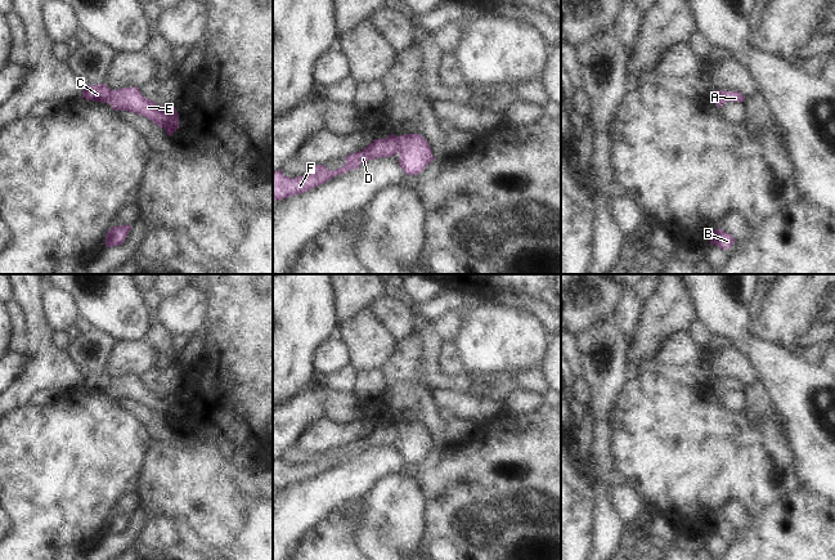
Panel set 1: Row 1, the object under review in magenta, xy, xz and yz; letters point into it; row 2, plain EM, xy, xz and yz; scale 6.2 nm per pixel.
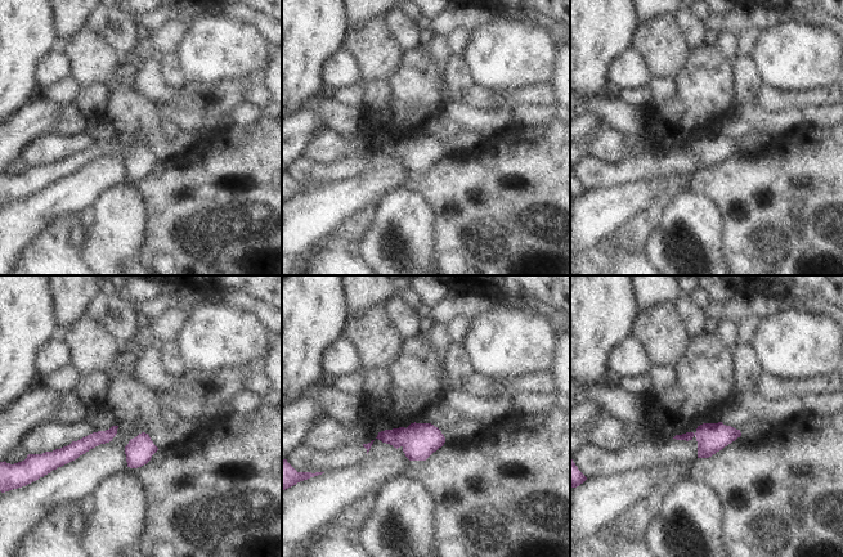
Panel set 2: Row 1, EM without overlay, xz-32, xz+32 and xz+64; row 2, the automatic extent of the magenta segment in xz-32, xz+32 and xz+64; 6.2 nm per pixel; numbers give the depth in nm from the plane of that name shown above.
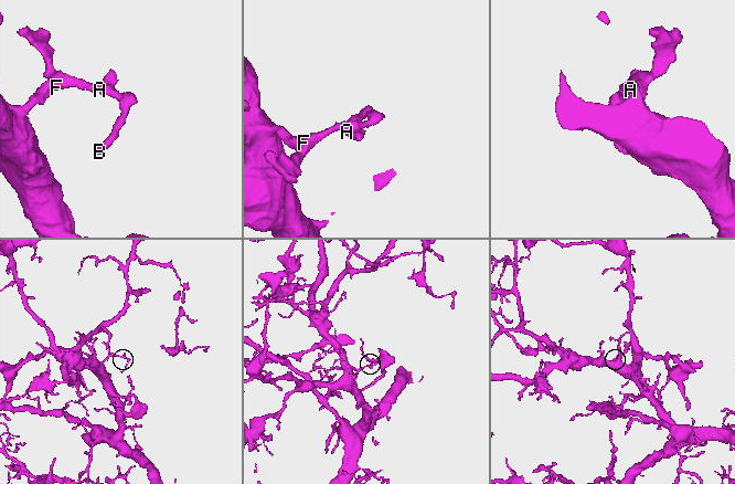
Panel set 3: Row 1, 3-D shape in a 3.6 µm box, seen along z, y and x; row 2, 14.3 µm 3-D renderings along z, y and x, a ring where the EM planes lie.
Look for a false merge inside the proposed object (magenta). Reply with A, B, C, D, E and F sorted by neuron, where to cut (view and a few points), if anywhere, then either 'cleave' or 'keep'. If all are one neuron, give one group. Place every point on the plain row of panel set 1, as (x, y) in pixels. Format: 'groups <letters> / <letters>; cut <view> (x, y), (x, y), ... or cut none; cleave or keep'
groups A B C D E F; cut none; keep

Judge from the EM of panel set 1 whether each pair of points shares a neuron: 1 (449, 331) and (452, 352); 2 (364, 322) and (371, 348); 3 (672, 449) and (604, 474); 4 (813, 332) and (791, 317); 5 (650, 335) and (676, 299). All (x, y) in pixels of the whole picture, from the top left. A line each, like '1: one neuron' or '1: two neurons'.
1: two neurons
2: one neuron
3: two neurons
4: two neurons
5: one neuron

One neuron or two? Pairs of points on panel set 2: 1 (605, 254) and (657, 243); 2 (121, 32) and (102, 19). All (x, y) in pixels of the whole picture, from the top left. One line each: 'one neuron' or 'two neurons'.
1: two neurons
2: one neuron

